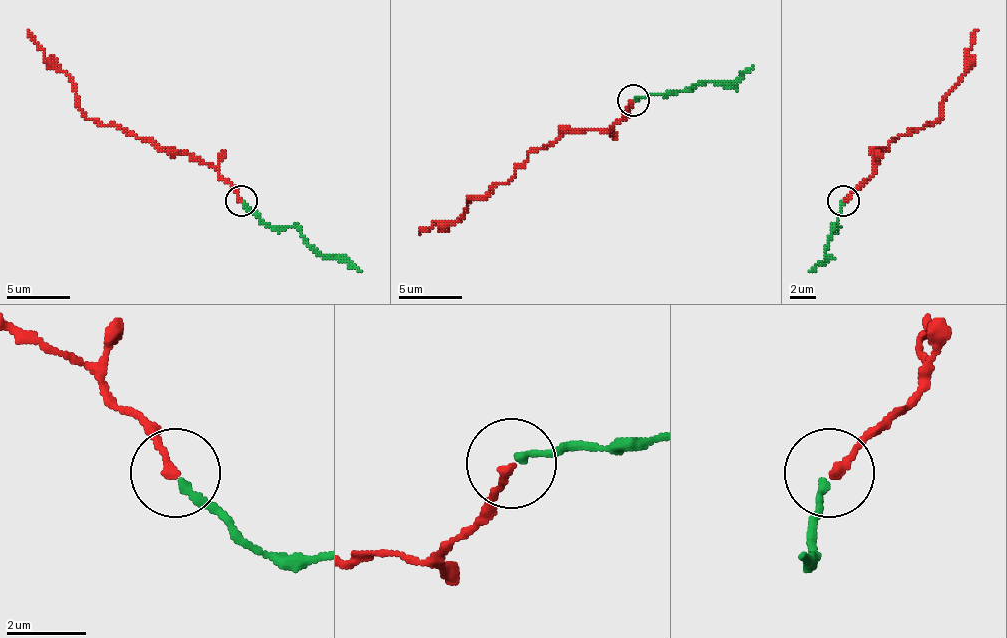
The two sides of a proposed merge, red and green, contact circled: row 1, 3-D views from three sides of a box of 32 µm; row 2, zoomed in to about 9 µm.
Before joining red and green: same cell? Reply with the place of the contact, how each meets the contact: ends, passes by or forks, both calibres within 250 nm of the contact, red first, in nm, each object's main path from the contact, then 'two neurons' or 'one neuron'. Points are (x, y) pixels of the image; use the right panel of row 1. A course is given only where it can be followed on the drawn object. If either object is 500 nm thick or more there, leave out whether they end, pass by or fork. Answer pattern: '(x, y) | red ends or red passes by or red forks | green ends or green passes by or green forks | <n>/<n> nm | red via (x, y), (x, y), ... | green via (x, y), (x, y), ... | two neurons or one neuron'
(843, 200) | red ends | green ends | 220/190 nm | red via (844, 201), (873, 173), (876, 154), (898, 135), (939, 119), (942, 97), (965, 71), (965, 58), (977, 30) | green via (841, 201), (838, 227), (834, 227), (825, 258), (809, 271) | one neuron

